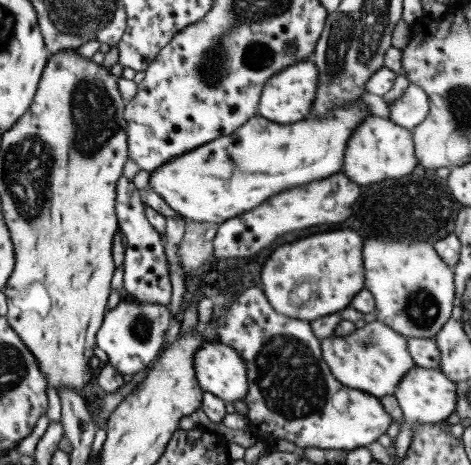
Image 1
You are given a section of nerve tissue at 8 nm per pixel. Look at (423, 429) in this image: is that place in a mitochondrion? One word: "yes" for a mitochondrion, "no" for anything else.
no

